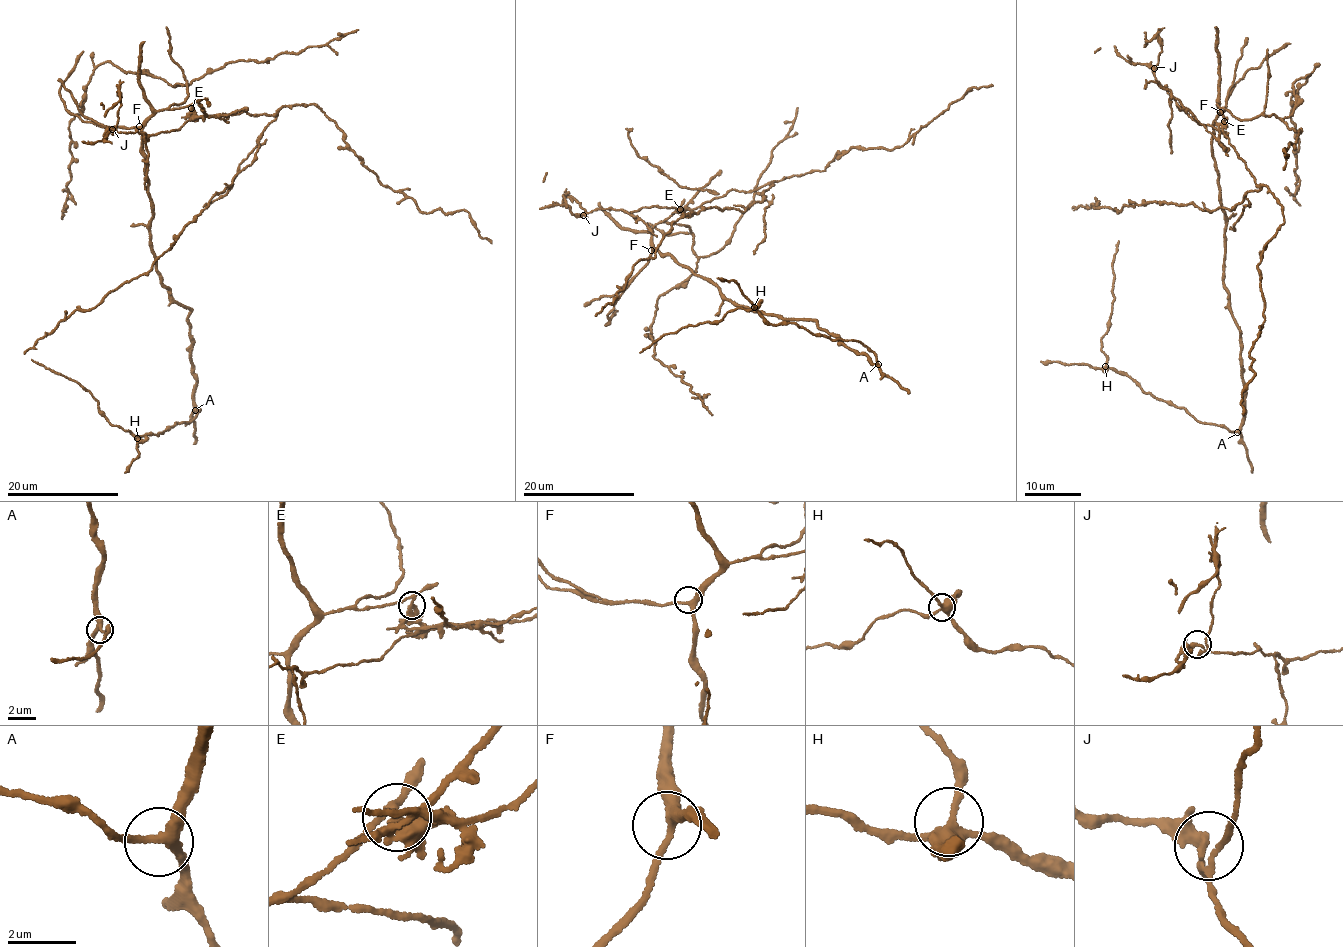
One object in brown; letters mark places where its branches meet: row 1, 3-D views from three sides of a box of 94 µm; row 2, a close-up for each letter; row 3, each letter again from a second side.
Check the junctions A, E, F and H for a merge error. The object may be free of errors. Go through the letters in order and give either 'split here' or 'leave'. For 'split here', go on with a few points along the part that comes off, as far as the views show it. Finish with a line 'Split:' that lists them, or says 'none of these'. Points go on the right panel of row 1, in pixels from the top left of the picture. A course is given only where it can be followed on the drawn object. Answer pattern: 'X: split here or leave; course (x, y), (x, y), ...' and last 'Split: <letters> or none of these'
A: leave
E: split here; course (1224, 121), (1225, 135), (1259, 189), (1229, 210), (1154, 200), (1119, 211), (1092, 203), (1072, 209)
F: leave
H: leave
Split: E

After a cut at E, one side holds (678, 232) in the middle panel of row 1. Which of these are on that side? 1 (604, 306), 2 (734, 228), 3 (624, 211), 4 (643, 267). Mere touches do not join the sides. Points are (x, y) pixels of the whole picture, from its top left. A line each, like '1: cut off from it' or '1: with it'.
1: cut off from it
2: with it
3: cut off from it
4: with it

